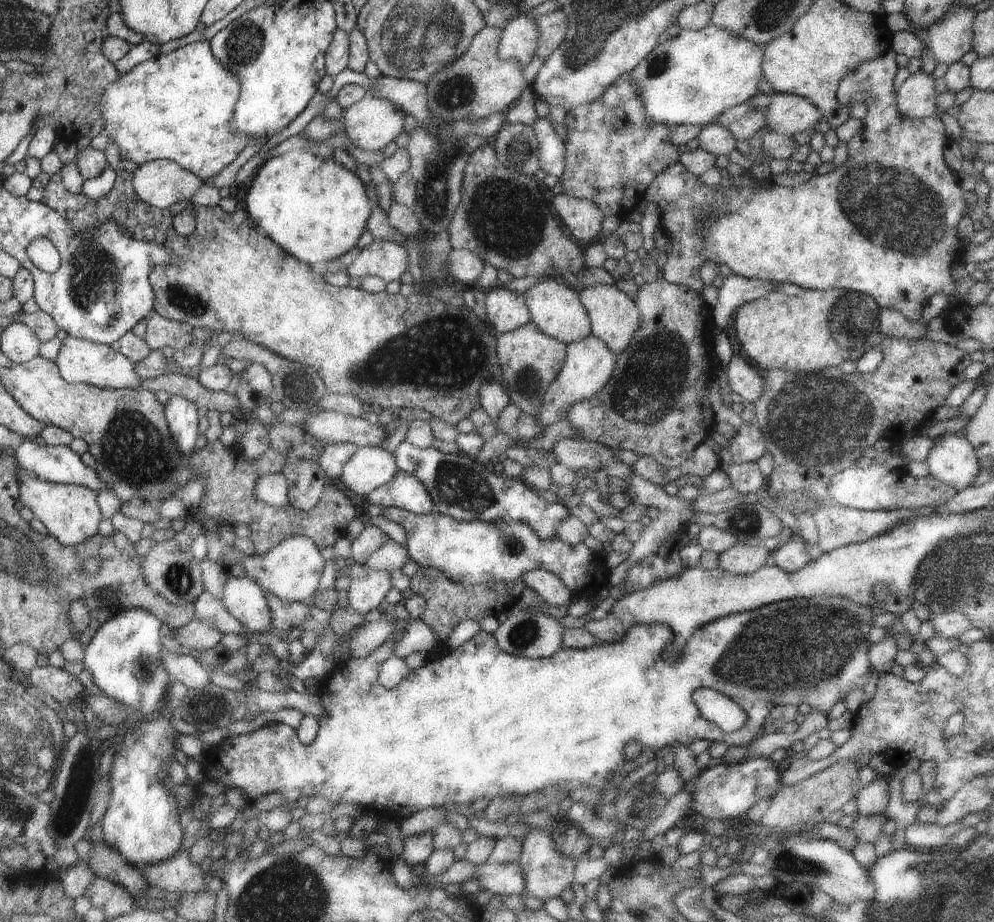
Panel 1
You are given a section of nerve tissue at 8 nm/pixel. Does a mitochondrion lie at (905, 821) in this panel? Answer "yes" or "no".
no

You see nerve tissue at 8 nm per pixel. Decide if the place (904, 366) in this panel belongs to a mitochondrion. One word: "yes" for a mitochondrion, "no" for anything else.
no

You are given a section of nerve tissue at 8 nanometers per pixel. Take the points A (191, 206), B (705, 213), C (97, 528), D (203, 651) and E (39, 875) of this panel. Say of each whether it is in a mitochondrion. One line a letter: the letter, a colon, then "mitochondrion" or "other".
A: other
B: mitochondrion
C: other
D: other
E: other

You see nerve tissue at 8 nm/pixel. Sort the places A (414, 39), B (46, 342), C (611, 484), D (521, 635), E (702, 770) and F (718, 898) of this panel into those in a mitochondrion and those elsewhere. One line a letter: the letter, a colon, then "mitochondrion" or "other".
A: mitochondrion
B: other
C: other
D: mitochondrion
E: other
F: other

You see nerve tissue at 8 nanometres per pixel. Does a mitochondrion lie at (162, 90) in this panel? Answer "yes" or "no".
no

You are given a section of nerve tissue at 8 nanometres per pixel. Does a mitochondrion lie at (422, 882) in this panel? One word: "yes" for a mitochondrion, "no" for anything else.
no

